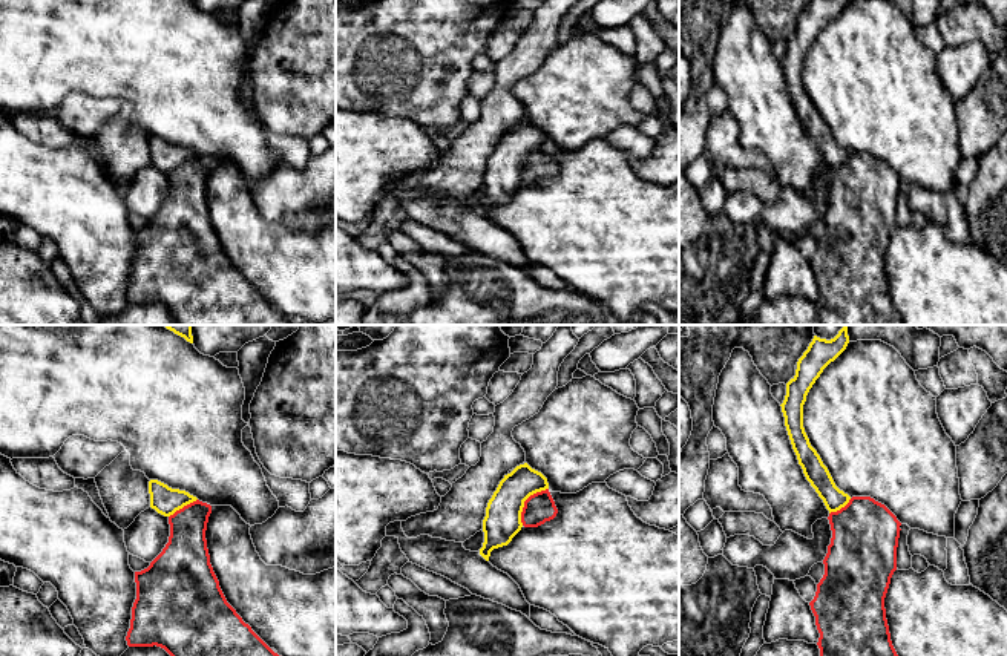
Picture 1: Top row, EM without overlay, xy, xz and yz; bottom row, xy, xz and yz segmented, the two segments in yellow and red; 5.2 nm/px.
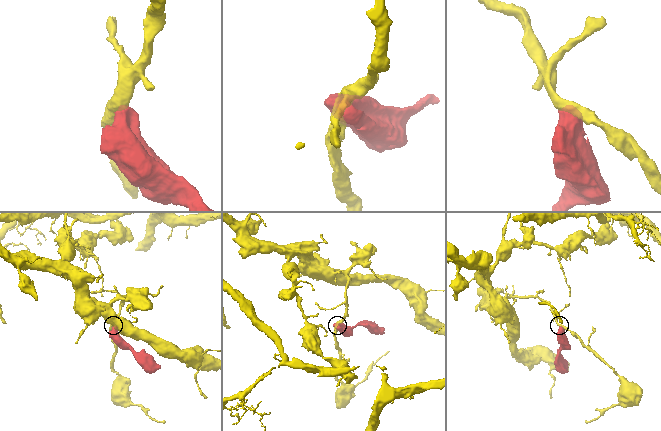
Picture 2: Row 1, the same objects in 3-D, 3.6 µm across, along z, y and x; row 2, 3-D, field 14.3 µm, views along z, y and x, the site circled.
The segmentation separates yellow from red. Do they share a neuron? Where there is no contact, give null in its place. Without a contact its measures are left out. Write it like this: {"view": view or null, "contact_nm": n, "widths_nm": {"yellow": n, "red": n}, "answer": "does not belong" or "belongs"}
{"view": "xz", "contact_nm": 240, "widths_nm": {"yellow": 190, "red": 160}, "answer": "does not belong"}

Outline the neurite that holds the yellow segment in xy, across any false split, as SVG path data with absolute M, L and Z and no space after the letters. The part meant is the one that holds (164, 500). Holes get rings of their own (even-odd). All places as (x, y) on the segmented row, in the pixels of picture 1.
M158 480L149 481L149 494L150 494L150 507L164 517L170 517L176 510L198 500L189 492L172 489Z

